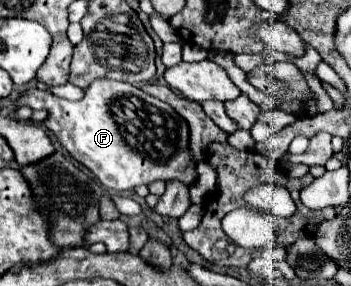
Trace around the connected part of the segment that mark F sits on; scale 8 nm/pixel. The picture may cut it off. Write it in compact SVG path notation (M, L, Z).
M98 79L86 89L82 101L66 101L48 91L32 89L18 99L18 105L30 105L34 111L46 109L48 117L44 125L110 191L128 191L154 181L180 181L186 187L196 185L198 173L190 153L188 123L168 103L146 95L134 85Z

